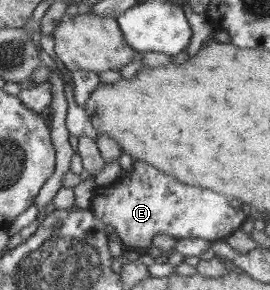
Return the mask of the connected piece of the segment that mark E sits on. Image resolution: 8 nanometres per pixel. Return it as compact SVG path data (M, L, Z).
M134 161L131 171L108 186L99 186L95 191L90 209L100 220L114 228L123 249L128 250L148 249L158 234L177 239L224 240L247 220L242 209L230 206L229 198L223 193L185 184L144 161Z

